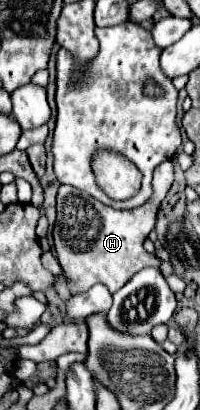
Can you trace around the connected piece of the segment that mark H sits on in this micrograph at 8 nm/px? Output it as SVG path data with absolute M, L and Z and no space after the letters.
M164 161L154 171L154 195L148 203L136 209L112 209L86 193L60 185L58 191L58 219L54 225L54 247L56 257L70 283L70 293L88 291L92 285L102 283L108 291L116 293L136 271L144 267L160 267L160 261L148 253L142 243L156 225L156 213L160 201L166 197L174 181L174 163Z

